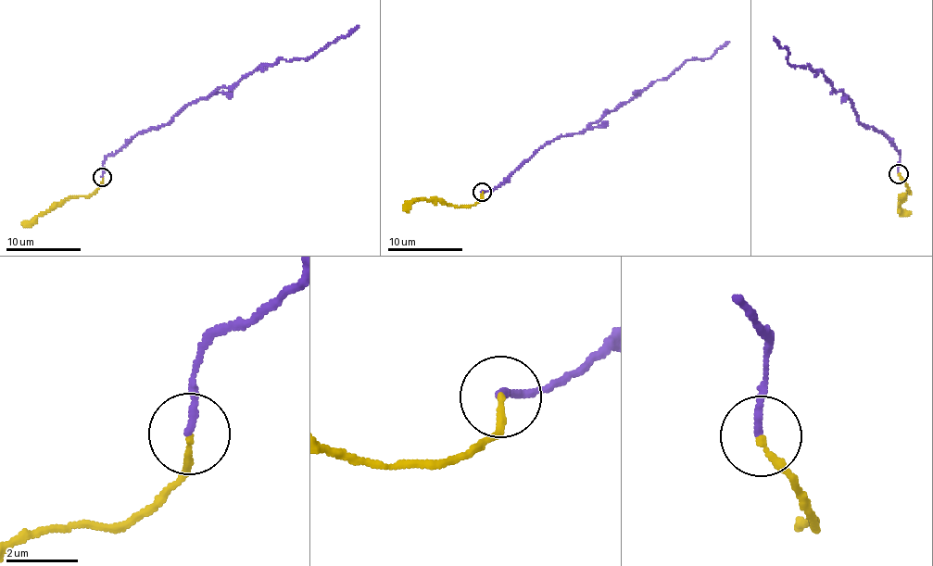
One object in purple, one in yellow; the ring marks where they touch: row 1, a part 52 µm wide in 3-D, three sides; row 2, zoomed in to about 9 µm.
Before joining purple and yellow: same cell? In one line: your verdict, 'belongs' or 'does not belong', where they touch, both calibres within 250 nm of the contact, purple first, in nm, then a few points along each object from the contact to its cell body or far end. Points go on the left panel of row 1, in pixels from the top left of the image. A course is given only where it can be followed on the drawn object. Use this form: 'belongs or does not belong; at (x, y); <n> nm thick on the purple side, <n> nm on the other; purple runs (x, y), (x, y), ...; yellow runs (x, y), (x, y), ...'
belongs; at (102, 177); 200 nm thick on the purple side, 170 nm on the other; purple runs (103, 176), (108, 156), (139, 133), (170, 120), (189, 105), (238, 82), (261, 65), (308, 59), (359, 25); yellow runs (103, 176), (103, 183), (87, 195), (67, 197), (21, 224)

